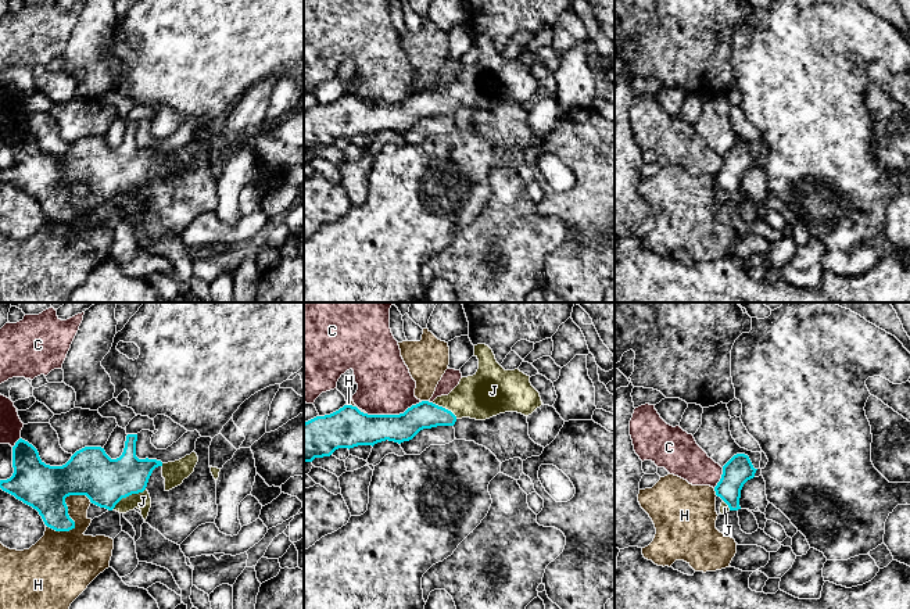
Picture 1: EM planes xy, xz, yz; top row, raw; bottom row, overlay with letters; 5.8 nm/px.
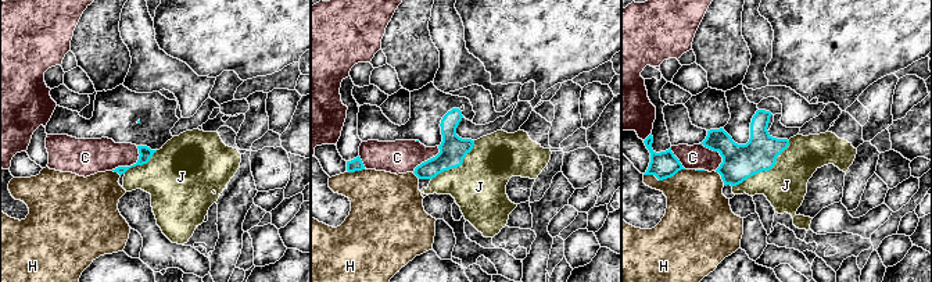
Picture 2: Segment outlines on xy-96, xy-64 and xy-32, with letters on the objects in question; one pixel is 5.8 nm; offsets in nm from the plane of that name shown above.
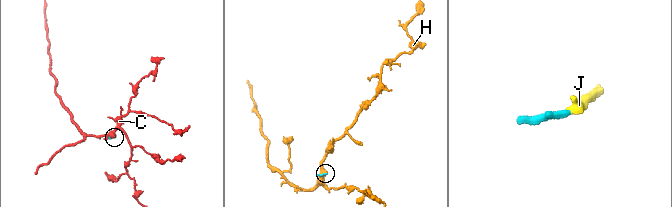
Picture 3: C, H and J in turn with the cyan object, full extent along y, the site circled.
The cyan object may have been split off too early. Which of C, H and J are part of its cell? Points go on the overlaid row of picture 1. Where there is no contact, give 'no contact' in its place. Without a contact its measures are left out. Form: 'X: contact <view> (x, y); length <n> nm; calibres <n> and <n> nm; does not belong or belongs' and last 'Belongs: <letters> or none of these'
C: contact xz (394, 415); length 340 nm; calibres 200 and 320 nm; does not belong
H: contact xy (67, 513); length 300 nm; calibres 260 and 300 nm; does not belong
J: contact xy (128, 495); length 240 nm; calibres 280 and 100 nm; belongs
Belongs: J

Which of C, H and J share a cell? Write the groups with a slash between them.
C / H / J

